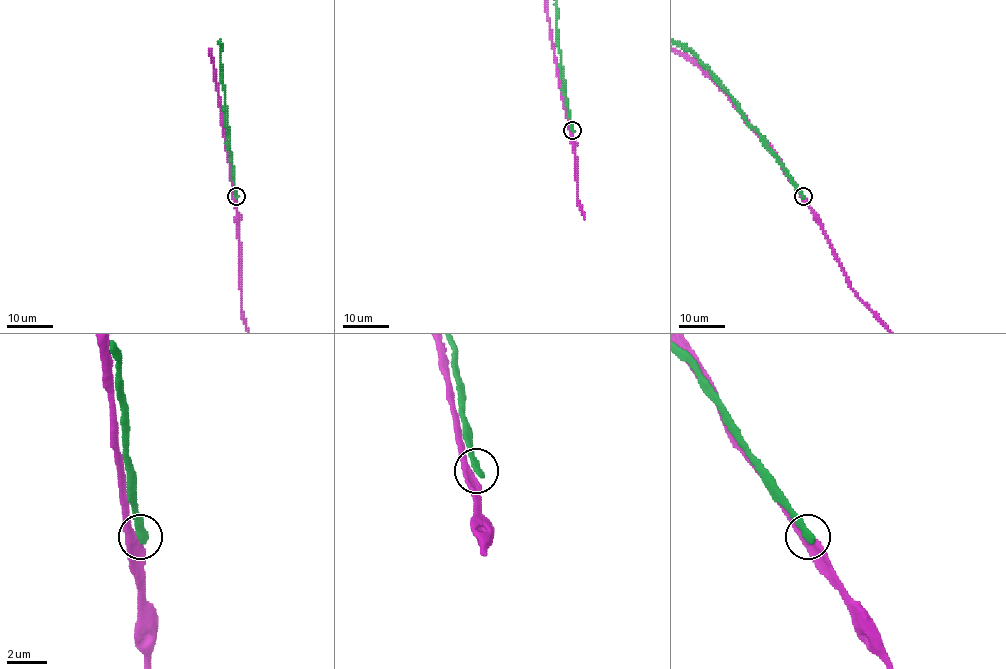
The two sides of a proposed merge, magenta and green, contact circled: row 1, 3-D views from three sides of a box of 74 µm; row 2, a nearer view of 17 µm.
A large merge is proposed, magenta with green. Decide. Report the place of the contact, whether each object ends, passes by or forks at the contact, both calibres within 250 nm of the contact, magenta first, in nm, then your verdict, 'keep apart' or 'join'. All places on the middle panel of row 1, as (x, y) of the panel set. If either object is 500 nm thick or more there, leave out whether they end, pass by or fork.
place (572, 130); magenta passes by; green ends; calibres 400 and 380 nm; keep apart

